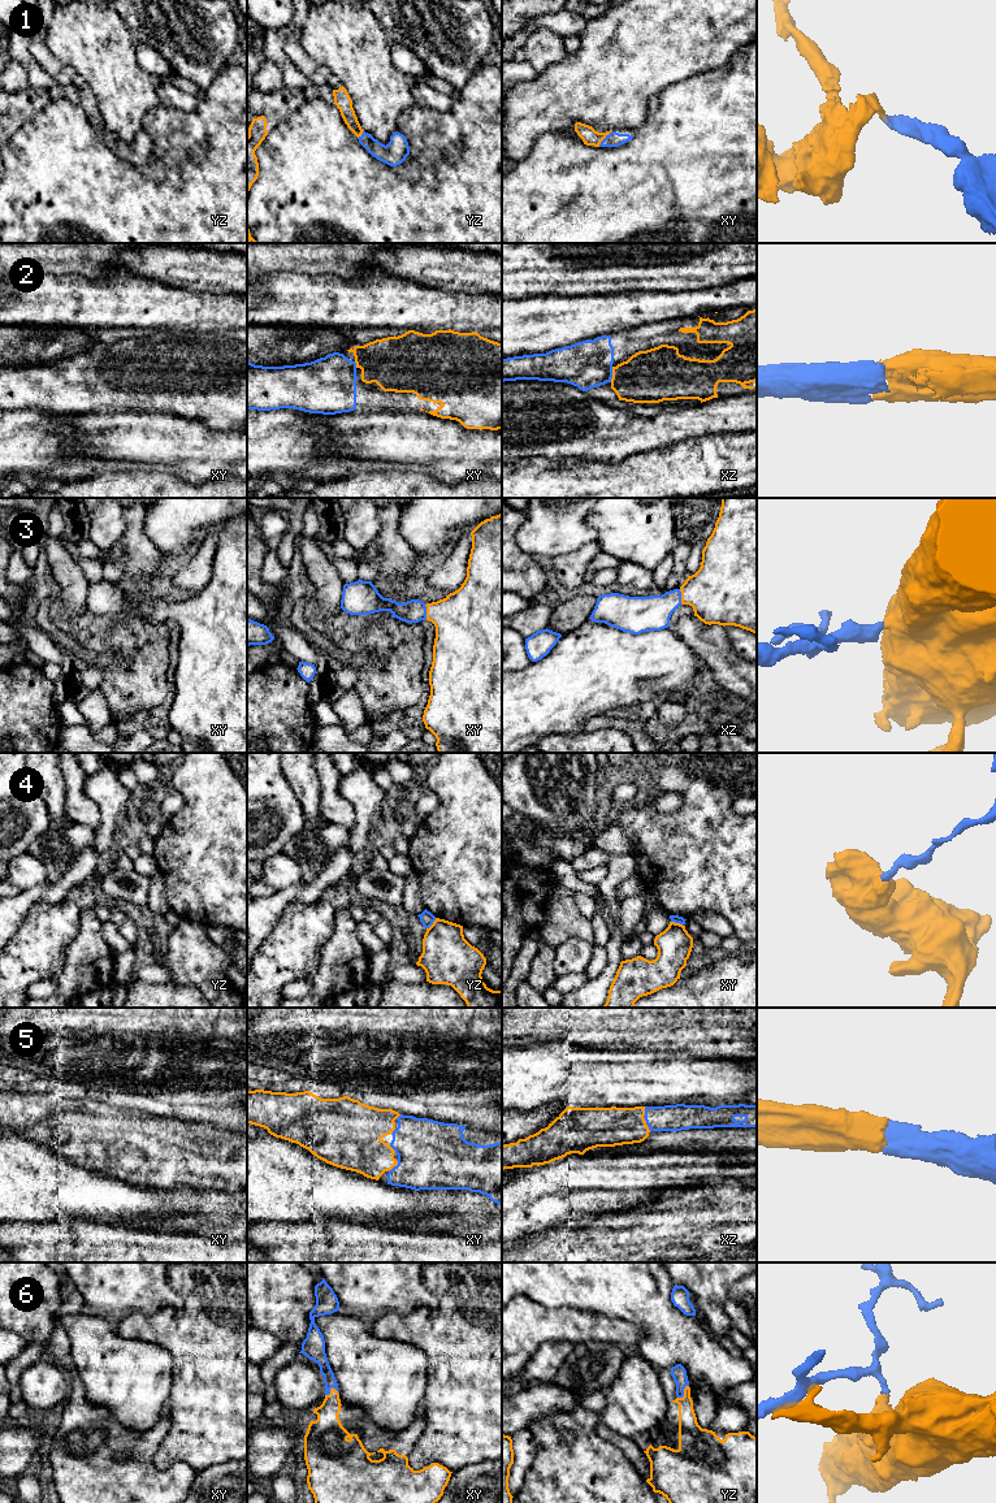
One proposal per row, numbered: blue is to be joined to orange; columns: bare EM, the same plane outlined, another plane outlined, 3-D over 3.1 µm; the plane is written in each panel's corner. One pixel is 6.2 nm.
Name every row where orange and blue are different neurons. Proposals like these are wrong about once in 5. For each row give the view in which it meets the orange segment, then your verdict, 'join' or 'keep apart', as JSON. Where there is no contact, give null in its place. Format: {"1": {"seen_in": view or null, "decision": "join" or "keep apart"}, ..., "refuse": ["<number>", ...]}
{"1": {"seen_in": "xy", "decision": "join"}, "2": {"seen_in": "xz", "decision": "join"}, "3": {"seen_in": "xy", "decision": "join"}, "4": {"seen_in": "xy", "decision": "keep apart"}, "5": {"seen_in": "xz", "decision": "join"}, "6": {"seen_in": "xy", "decision": "join"}, "refuse": ["4"]}

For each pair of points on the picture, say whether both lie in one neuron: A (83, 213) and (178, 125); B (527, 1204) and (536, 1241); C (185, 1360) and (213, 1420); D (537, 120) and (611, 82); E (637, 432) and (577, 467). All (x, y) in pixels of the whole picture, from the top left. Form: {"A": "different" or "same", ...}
{"A": "same", "B": "different", "C": "same", "D": "same", "E": "different"}

